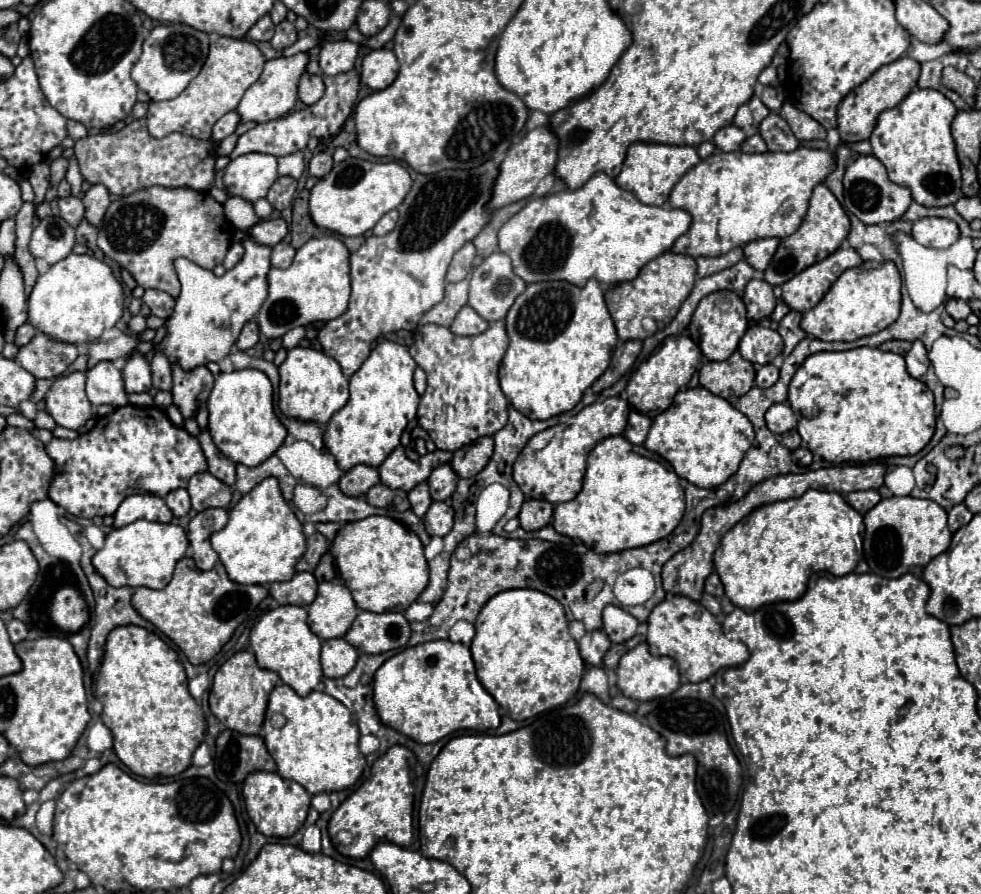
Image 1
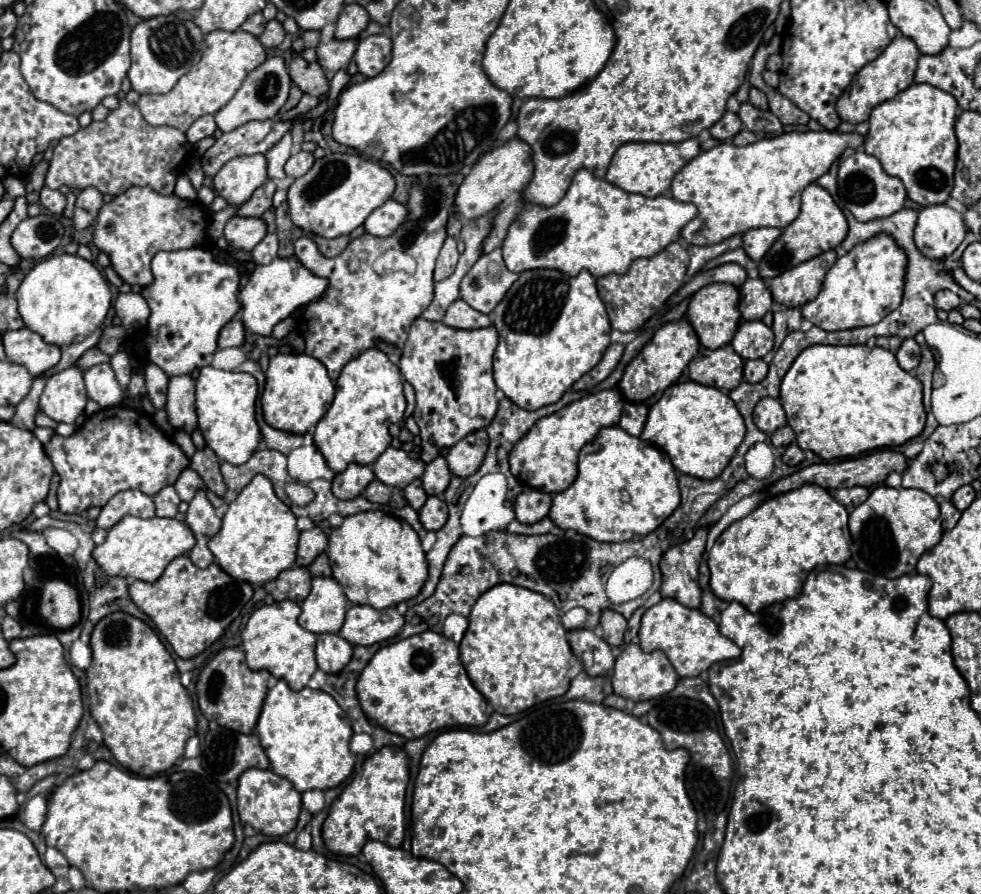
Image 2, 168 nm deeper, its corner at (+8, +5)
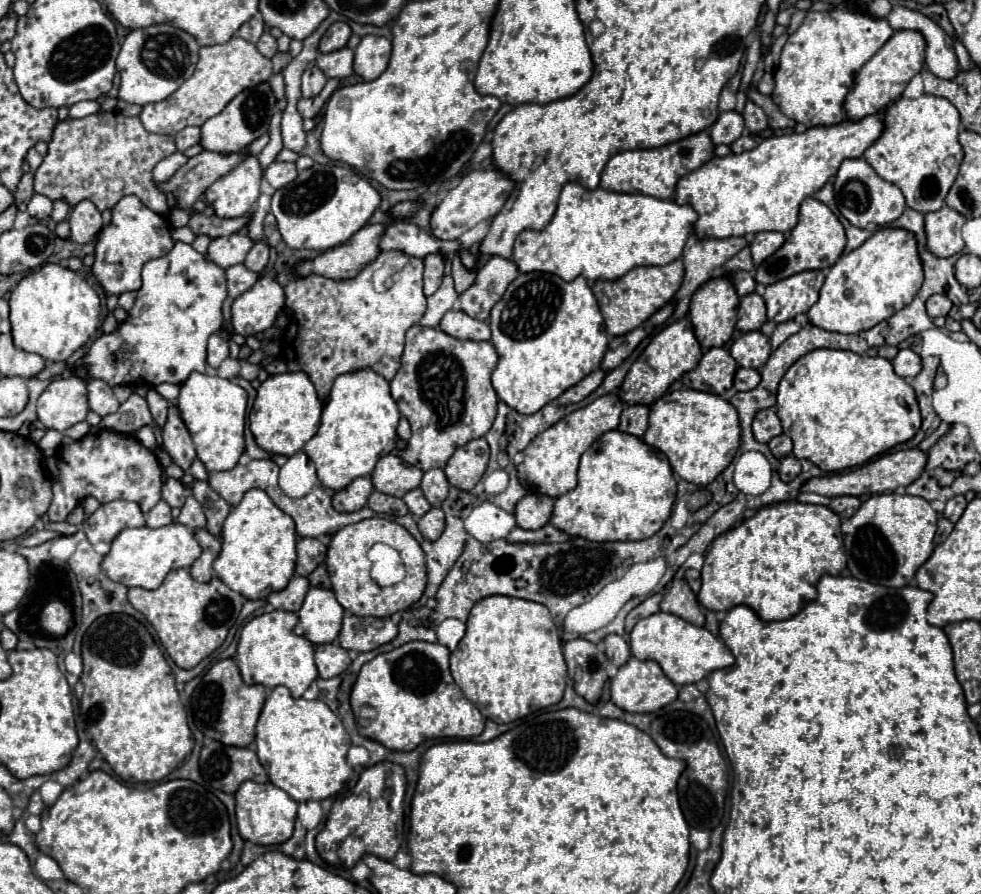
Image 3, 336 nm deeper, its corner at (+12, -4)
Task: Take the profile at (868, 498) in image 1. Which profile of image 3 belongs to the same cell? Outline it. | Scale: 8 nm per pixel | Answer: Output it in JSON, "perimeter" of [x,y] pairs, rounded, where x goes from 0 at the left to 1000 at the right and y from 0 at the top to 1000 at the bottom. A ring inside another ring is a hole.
{"perimeter":[[[852,555],[852,557],[848,557],[848,562],[846,562],[846,568],[858,579],[858,582],[862,582],[862,579],[866,579],[875,568],[877,568],[877,557],[873,557],[873,555]]]}

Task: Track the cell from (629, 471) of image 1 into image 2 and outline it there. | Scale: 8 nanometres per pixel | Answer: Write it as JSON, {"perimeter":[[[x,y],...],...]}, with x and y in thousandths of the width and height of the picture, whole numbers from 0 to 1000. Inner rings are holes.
{"perimeter":[[[626,475],[626,478],[612,480],[608,491],[593,500],[591,516],[589,516],[589,534],[577,549],[565,554],[559,578],[571,592],[585,592],[608,605],[628,607],[628,605],[640,605],[646,598],[654,601],[665,596],[685,576],[691,563],[693,563],[691,531],[683,518],[683,511],[675,502],[654,493],[652,489],[644,489],[636,484],[636,480]]]}

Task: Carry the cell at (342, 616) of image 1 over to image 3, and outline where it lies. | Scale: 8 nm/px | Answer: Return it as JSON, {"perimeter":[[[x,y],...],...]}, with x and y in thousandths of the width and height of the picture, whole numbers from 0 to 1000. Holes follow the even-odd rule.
{"perimeter":[[[316,658],[304,689],[306,696],[300,702],[304,711],[314,714],[318,720],[334,720],[347,709],[351,680],[338,660]]]}

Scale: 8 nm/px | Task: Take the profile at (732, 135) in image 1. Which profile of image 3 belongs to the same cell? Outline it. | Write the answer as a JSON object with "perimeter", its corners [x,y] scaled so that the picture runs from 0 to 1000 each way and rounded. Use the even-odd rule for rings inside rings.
{"perimeter":[[[736,125],[724,143],[724,154],[728,161],[744,163],[758,148],[758,134],[750,125]]]}

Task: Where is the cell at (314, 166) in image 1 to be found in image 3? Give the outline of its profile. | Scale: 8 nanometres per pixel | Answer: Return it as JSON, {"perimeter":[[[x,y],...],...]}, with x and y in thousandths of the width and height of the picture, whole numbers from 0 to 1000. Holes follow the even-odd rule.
{"perimeter":[[[277,181],[277,186],[273,186],[269,197],[279,210],[287,210],[302,201],[304,190],[302,190],[300,181]]]}

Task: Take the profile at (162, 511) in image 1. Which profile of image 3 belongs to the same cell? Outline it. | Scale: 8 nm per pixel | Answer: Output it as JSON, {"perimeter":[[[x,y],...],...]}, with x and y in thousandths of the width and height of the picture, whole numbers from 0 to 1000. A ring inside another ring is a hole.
{"perimeter":[[[116,559],[110,564],[104,564],[90,582],[86,582],[84,593],[88,602],[98,606],[114,606],[126,591],[130,588],[147,588],[149,579],[147,573],[139,562],[130,559]]]}

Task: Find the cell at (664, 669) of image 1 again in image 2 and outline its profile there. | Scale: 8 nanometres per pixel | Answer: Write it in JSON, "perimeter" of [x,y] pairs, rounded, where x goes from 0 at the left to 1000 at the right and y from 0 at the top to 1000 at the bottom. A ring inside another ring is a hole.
{"perimeter":[[[642,719],[632,728],[632,733],[628,737],[624,768],[626,768],[626,775],[636,782],[644,782],[644,784],[669,782],[669,780],[683,775],[689,768],[689,764],[691,764],[691,755],[675,728],[656,730],[648,719]]]}

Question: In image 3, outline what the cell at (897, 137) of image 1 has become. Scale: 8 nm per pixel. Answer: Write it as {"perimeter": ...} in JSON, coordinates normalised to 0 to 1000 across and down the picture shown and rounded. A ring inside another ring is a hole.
{"perimeter":[[[940,105],[934,112],[911,112],[897,125],[897,132],[901,145],[897,154],[881,170],[881,179],[893,190],[897,199],[913,206],[919,213],[926,233],[938,239],[958,235],[983,174],[977,159],[977,123],[964,110]]]}

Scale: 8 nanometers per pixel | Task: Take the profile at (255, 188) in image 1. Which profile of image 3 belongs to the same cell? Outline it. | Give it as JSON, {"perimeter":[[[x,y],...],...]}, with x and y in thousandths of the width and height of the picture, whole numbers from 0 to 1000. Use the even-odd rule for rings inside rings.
{"perimeter":[[[253,174],[245,186],[241,186],[239,190],[234,190],[230,197],[222,199],[210,215],[210,226],[214,226],[218,230],[220,242],[224,244],[243,244],[249,242],[251,237],[255,237],[265,219],[265,201],[267,201],[267,188],[263,183],[261,174]]]}

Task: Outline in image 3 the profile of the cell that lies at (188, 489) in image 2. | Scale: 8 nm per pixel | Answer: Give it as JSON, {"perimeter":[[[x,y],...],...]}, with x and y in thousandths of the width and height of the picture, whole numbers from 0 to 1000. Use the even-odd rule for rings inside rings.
{"perimeter":[[[171,535],[169,541],[165,544],[165,559],[171,562],[175,568],[186,568],[188,566],[188,559],[190,559],[188,544],[181,537]]]}

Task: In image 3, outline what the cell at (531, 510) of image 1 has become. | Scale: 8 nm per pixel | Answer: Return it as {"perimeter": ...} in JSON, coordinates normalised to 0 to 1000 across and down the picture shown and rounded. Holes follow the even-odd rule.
{"perimeter":[[[540,550],[526,564],[526,573],[524,573],[526,586],[534,593],[552,591],[561,582],[563,568],[565,568],[563,557],[559,557],[555,553]]]}

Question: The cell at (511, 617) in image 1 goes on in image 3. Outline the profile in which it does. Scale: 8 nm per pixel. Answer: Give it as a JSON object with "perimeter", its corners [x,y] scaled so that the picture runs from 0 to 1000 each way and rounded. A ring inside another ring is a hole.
{"perimeter":[[[497,667],[483,676],[475,700],[477,702],[469,716],[469,723],[459,734],[459,749],[471,776],[483,785],[493,803],[506,810],[516,810],[538,801],[538,792],[550,794],[573,783],[578,767],[578,744],[573,732],[573,716],[569,714],[569,702],[557,678],[522,667]]]}

